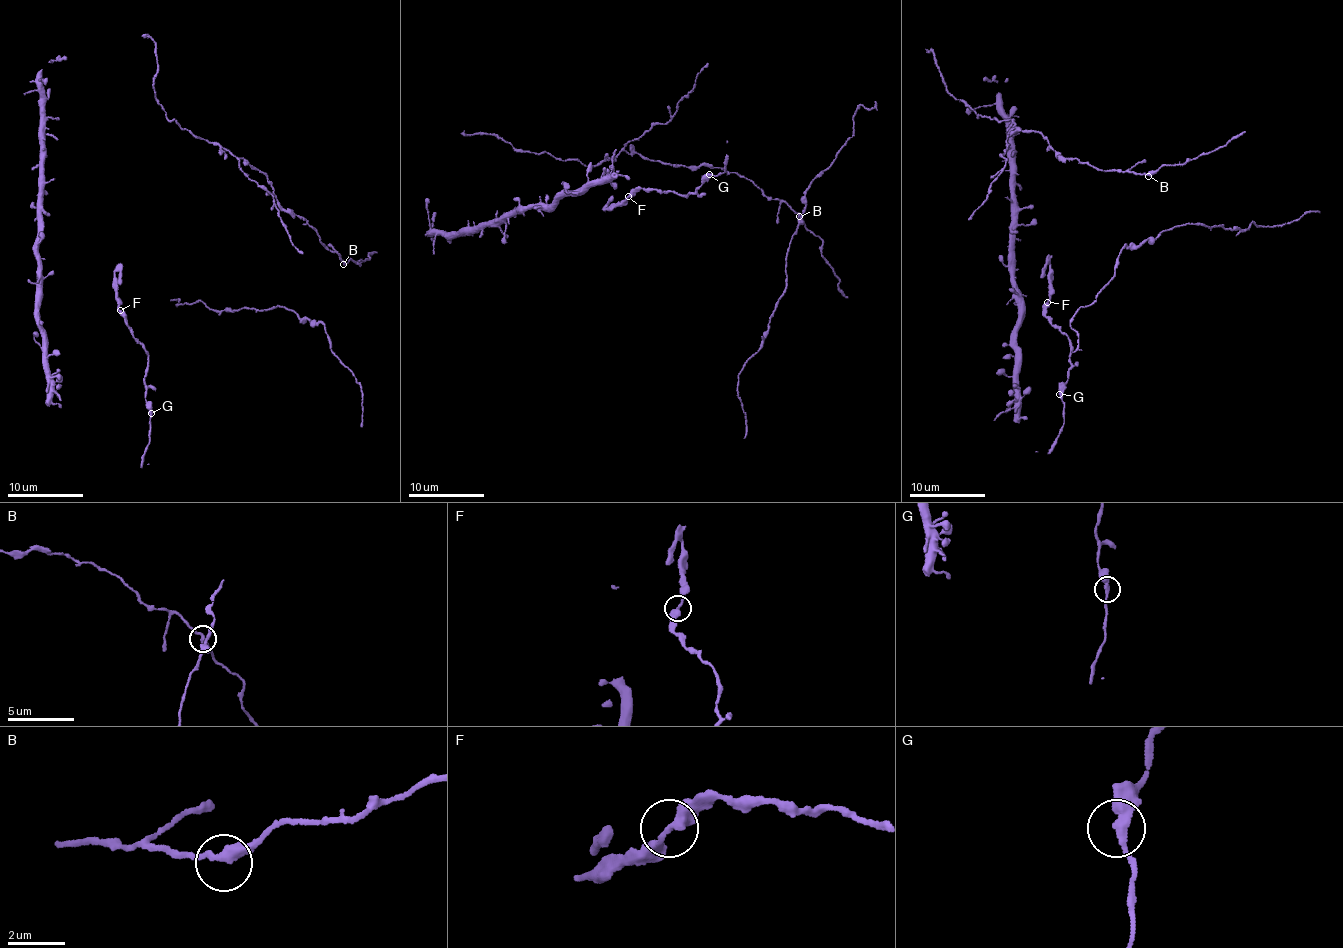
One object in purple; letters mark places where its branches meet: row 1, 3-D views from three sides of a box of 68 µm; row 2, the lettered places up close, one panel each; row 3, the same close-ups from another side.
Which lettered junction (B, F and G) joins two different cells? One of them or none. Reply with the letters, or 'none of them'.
none of them

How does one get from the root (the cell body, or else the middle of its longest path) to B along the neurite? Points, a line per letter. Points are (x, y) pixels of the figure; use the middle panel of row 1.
B: (496, 136), (515, 149), (545, 151), (592, 166), (621, 151), (673, 165), (722, 168), (744, 176), (799, 216)

